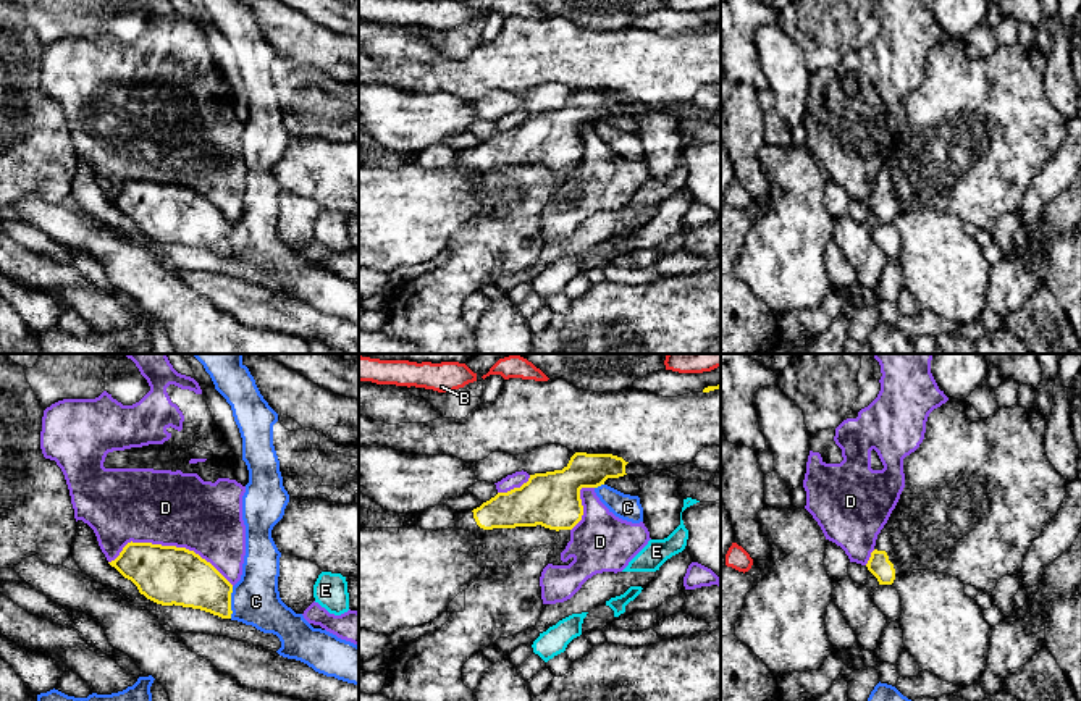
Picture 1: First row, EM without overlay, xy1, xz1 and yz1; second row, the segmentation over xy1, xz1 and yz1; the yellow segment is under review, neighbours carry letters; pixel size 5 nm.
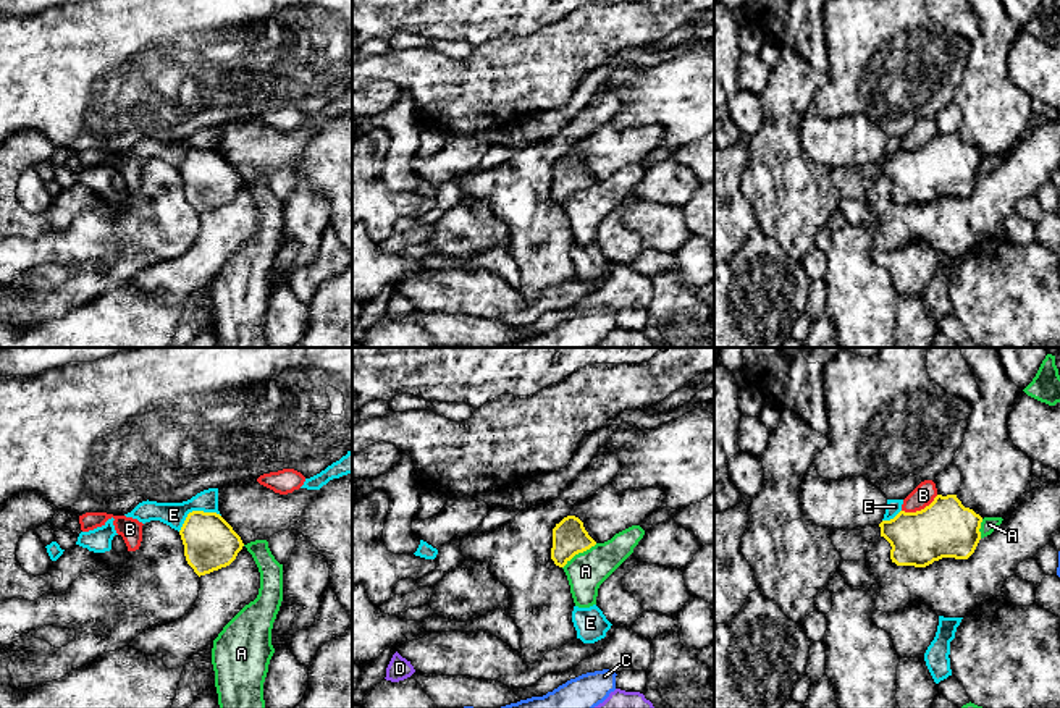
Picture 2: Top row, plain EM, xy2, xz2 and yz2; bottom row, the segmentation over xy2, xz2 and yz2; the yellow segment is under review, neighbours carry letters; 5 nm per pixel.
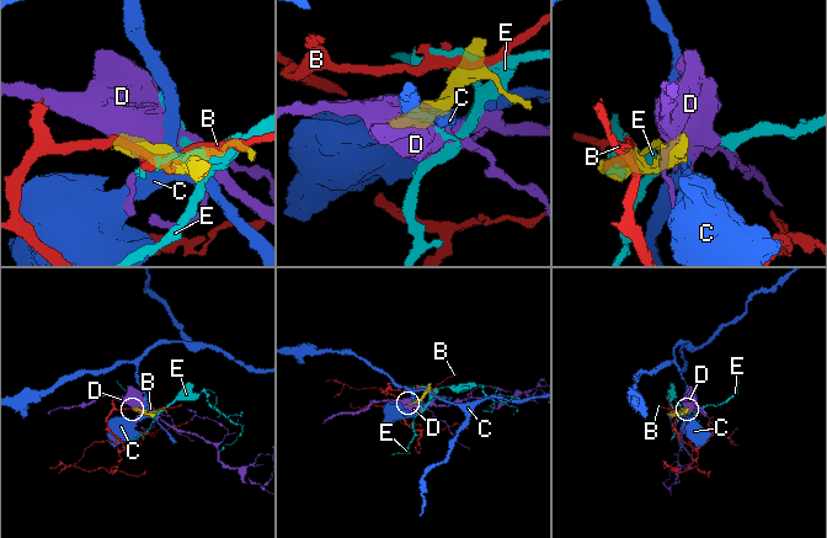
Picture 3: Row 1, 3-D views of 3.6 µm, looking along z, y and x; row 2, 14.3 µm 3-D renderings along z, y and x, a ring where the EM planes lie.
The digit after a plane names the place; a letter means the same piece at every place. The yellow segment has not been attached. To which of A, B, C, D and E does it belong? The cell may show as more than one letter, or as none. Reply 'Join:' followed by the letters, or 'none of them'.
Join: none of them

